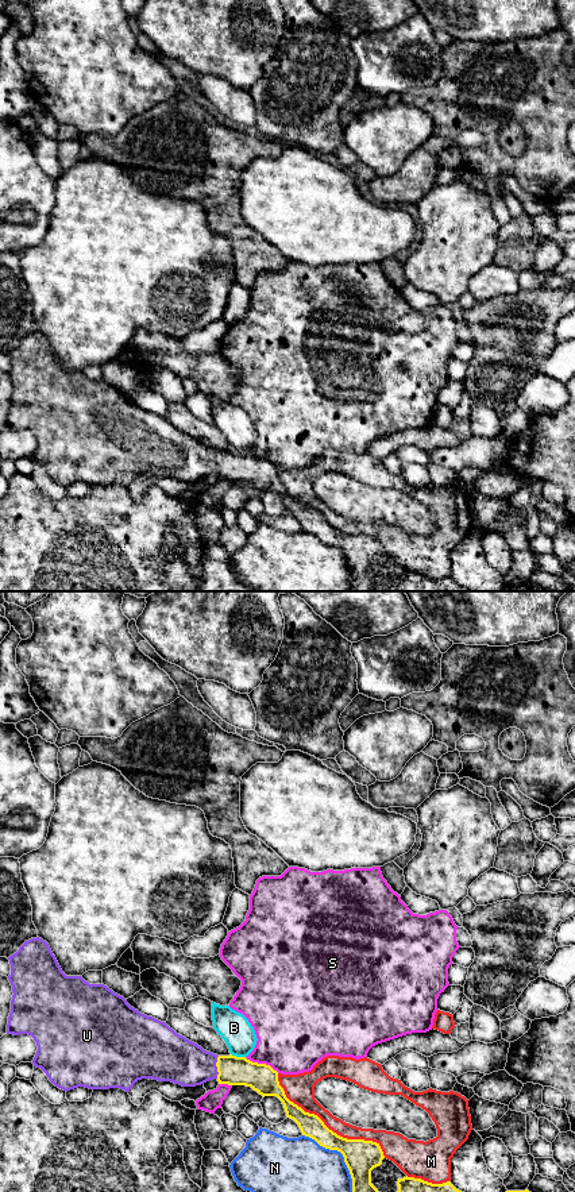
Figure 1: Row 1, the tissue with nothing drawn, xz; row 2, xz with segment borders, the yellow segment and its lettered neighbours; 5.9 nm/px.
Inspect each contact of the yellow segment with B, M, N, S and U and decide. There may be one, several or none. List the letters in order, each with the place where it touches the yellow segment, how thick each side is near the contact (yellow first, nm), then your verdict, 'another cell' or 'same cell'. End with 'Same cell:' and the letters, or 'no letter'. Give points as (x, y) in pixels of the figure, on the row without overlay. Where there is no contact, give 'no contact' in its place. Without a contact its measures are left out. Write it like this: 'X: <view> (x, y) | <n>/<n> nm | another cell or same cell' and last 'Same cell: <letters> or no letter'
B: xz (238, 452) | 180/190 nm | another cell
M: xz (325, 521) | 180/160 nm | another cell
N: xz (343, 551) | 200/460 nm | another cell
S: xz (262, 459) | 180/420 nm | another cell
U: xz (216, 461) | 180/280 nm | same cell
Same cell: U

